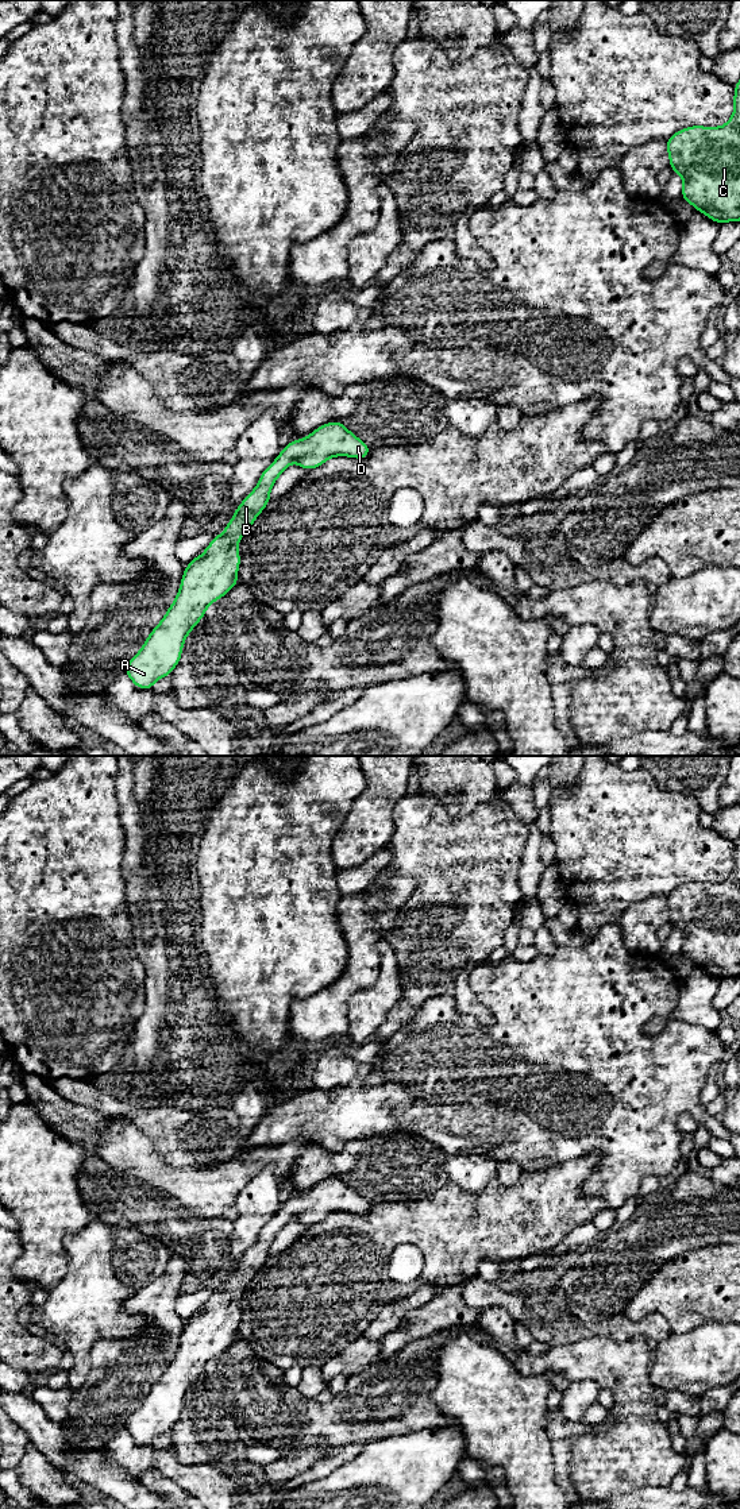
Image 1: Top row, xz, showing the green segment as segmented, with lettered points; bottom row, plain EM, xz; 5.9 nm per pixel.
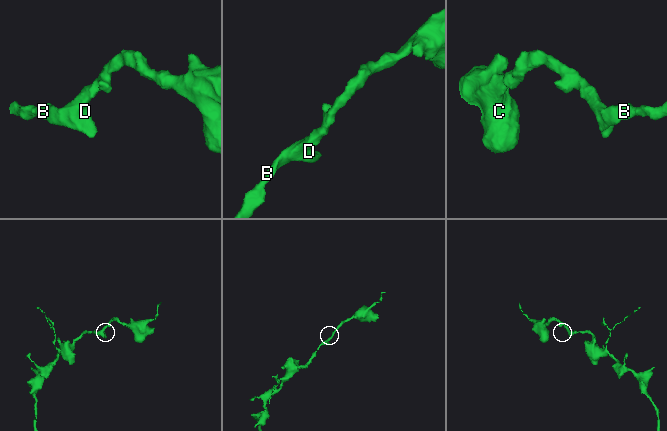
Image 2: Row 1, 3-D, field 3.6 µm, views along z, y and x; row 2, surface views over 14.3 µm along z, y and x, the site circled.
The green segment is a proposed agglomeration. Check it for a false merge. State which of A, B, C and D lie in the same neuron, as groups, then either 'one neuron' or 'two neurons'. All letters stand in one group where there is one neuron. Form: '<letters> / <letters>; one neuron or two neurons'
A B C D; one neuron

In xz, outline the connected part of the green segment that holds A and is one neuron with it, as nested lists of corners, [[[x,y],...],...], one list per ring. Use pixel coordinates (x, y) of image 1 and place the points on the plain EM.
[[[339,1177],[327,1178],[308,1193],[285,1201],[261,1230],[257,1243],[236,1263],[223,1289],[213,1293],[201,1312],[188,1319],[173,1361],[124,1424],[135,1443],[150,1446],[158,1435],[170,1432],[181,1416],[185,1394],[205,1371],[207,1363],[239,1339],[239,1294],[266,1263],[270,1244],[288,1222],[293,1217],[312,1226],[332,1212],[365,1215],[369,1209],[370,1203]]]

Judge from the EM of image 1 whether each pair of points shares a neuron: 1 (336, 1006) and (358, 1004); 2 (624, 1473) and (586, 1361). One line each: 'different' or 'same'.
1: different
2: same

